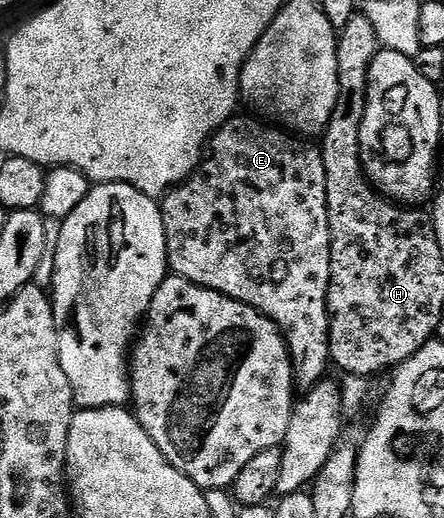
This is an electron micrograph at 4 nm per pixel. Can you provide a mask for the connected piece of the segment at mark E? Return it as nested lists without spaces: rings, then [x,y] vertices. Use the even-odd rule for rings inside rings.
[[[233,116],[219,130],[216,130],[215,133],[211,135],[211,141],[208,142],[205,147],[205,157],[200,161],[197,169],[187,177],[187,181],[181,182],[177,186],[172,186],[166,194],[162,195],[161,211],[163,214],[163,224],[165,226],[165,240],[167,241],[167,265],[170,273],[174,275],[174,277],[184,278],[193,284],[204,286],[213,292],[229,296],[233,300],[237,300],[241,304],[245,304],[249,308],[253,308],[257,312],[261,312],[265,315],[265,317],[283,333],[283,338],[287,342],[287,350],[291,354],[291,369],[295,371],[295,385],[300,391],[306,392],[328,377],[327,366],[330,367],[332,365],[331,349],[329,348],[329,324],[331,321],[327,315],[327,293],[329,292],[329,284],[331,283],[331,233],[329,232],[329,212],[327,211],[327,173],[325,172],[325,164],[323,163],[323,152],[318,145],[310,146],[310,144],[307,143],[310,141],[304,140],[302,137],[296,136],[286,129],[276,128],[274,125],[268,124],[263,120],[256,120],[254,117],[251,117],[252,119],[239,117],[240,116]]]

